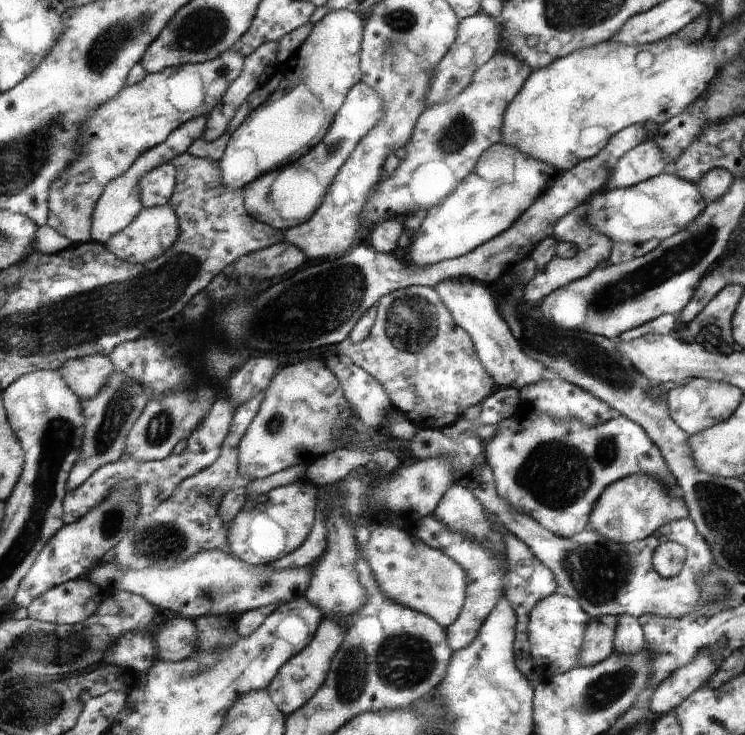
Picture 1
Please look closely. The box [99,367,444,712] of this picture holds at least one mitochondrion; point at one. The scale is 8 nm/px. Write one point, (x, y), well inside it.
(403, 661)

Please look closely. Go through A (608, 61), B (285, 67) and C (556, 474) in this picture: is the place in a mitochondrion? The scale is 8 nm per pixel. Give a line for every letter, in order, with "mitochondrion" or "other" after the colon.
A: other
B: other
C: mitochondrion

